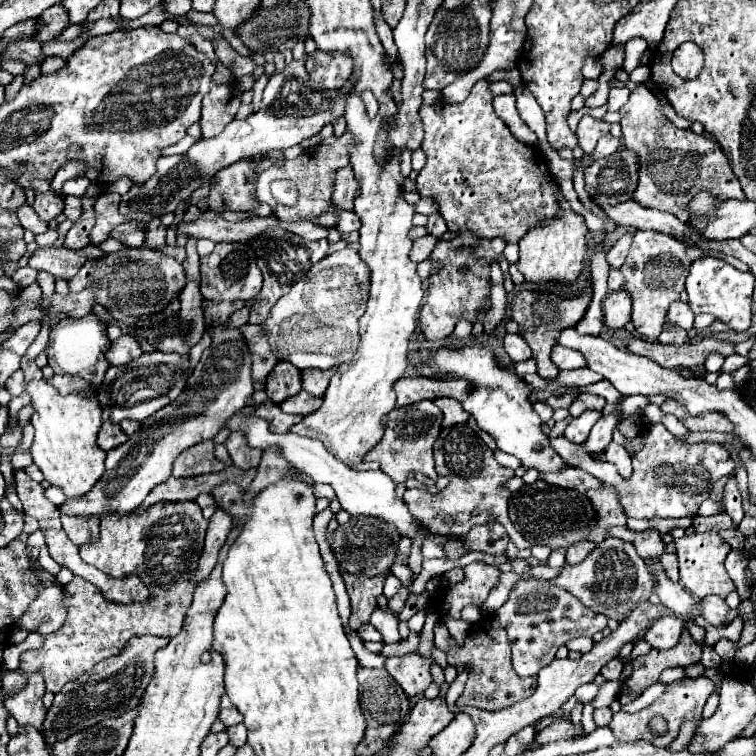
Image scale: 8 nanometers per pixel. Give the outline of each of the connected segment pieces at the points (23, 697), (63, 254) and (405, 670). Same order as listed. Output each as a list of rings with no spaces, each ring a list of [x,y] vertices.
[[[17,669],[21,675],[25,675],[27,687],[17,693],[15,697],[5,699],[5,709],[9,711],[9,715],[19,723],[19,727],[33,727],[39,733],[43,733],[43,721],[47,715],[47,709],[43,707],[43,695],[45,695],[45,683],[43,683],[43,675],[41,673],[23,673],[21,669]]]
[[[89,245],[81,251],[71,251],[65,247],[59,247],[59,249],[45,247],[45,249],[35,251],[35,255],[29,259],[29,265],[39,271],[47,271],[47,273],[55,275],[57,279],[69,281],[87,261],[99,259],[105,255],[107,253],[101,251],[97,245]]]
[[[405,655],[405,657],[389,657],[385,661],[387,671],[399,681],[403,691],[409,697],[423,695],[423,691],[431,685],[431,659],[421,655]]]

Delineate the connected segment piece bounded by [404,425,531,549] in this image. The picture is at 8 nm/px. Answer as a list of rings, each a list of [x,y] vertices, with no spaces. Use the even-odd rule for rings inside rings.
[[[467,425],[441,429],[433,453],[435,453],[435,469],[439,475],[447,475],[451,479],[449,485],[435,494],[417,488],[406,489],[404,493],[404,500],[411,507],[411,513],[415,513],[415,517],[419,517],[423,525],[431,525],[435,533],[459,537],[465,535],[473,525],[499,521],[501,525],[507,527],[509,539],[518,549],[531,547],[531,543],[515,529],[512,521],[509,521],[509,491],[503,489],[501,485],[505,483],[505,479],[513,477],[513,471],[501,467],[495,461],[493,451],[475,435],[475,431],[471,431]]]

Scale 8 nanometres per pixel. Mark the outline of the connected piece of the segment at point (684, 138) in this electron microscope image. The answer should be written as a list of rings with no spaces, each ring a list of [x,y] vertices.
[[[637,87],[629,101],[621,107],[621,127],[623,145],[637,151],[639,155],[639,185],[633,199],[651,209],[667,211],[679,221],[689,221],[689,203],[697,193],[708,189],[720,200],[743,201],[745,194],[739,179],[733,175],[727,157],[723,155],[717,141],[709,135],[697,135],[691,129],[677,129],[661,111],[657,97],[645,87]]]

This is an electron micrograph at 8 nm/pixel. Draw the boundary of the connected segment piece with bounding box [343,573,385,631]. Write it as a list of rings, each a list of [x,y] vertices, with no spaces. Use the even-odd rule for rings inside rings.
[[[343,573],[345,585],[347,585],[347,593],[351,597],[351,621],[349,621],[349,629],[359,629],[361,623],[367,623],[375,605],[377,605],[377,595],[383,593],[383,581],[385,575],[377,575],[377,577],[359,577],[359,575],[351,575],[351,573]]]

